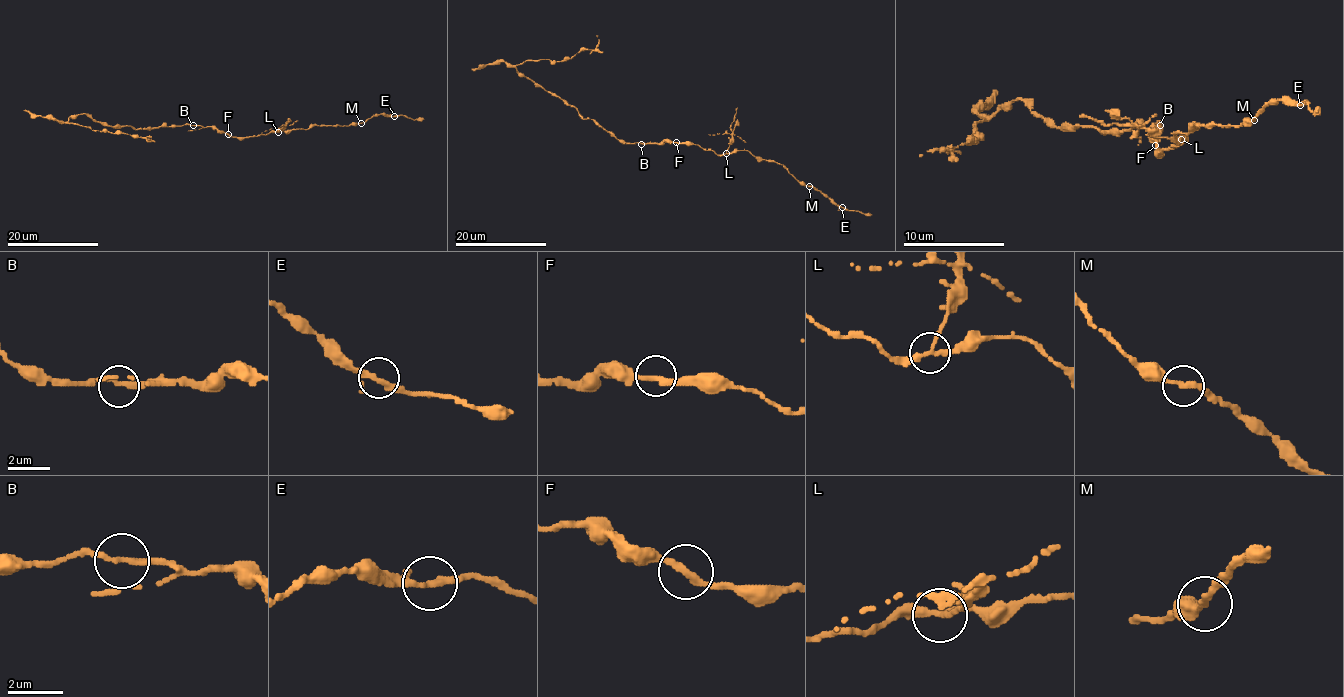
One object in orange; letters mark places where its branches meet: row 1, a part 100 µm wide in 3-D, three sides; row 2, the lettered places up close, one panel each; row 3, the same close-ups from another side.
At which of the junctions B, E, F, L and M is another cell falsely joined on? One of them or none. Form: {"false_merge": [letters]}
{"false_merge": ["L"]}

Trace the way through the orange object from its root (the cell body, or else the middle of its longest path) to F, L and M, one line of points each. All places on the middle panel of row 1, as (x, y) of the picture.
F: (641, 143), (676, 142)
L: (641, 143), (677, 142), (696, 144), (717, 154), (725, 153)
M: (641, 143), (696, 144), (717, 154), (747, 150), (762, 160), (773, 160), (781, 164), (809, 186)

